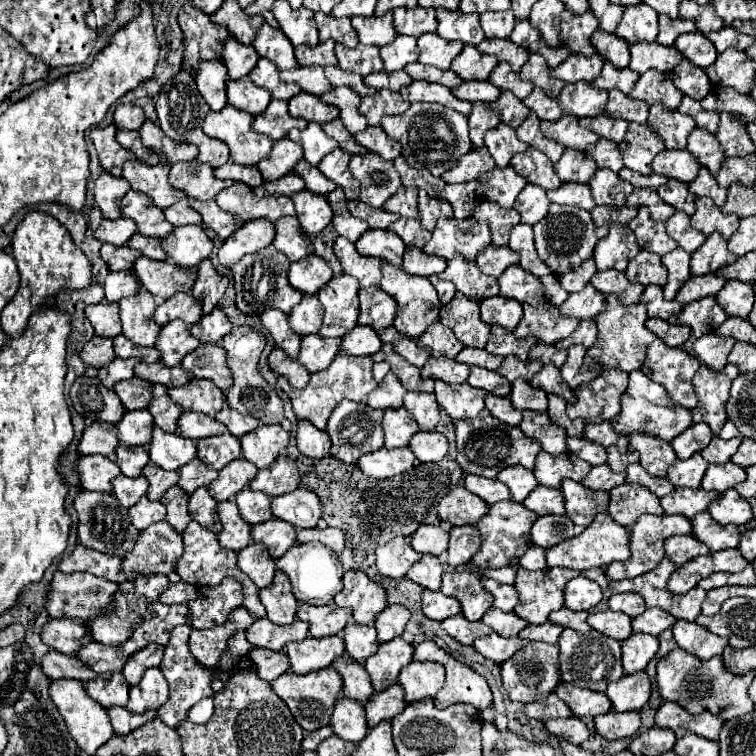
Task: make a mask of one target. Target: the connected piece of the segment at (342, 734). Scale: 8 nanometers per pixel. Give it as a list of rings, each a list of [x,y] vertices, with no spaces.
[[[349,698],[337,700],[335,712],[331,716],[331,728],[339,738],[359,744],[369,732],[363,704],[359,704],[357,700],[349,700]]]

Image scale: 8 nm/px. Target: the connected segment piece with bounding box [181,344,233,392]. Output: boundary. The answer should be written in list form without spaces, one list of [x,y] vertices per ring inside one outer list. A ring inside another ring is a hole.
[[[201,344],[183,358],[181,368],[193,372],[195,378],[213,380],[223,392],[233,384],[233,372],[229,372],[227,366],[227,352],[217,344]]]

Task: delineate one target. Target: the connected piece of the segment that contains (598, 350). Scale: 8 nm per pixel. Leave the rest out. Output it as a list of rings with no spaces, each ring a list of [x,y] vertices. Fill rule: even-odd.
[[[607,296],[605,310],[599,312],[597,318],[595,318],[595,322],[597,322],[597,340],[595,340],[593,348],[587,350],[585,364],[591,366],[593,362],[601,360],[605,364],[605,368],[619,368],[619,370],[625,370],[625,372],[639,370],[643,360],[645,360],[647,346],[657,338],[653,332],[649,332],[645,328],[645,320],[647,320],[647,312],[645,312],[643,304],[623,306],[617,300],[617,296]]]

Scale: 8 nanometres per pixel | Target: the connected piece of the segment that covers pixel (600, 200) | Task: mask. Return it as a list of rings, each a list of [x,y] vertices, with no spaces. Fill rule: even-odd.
[[[597,170],[593,174],[593,180],[589,180],[591,194],[597,204],[603,206],[625,206],[625,198],[633,192],[633,184],[619,178],[619,174],[611,170]]]

